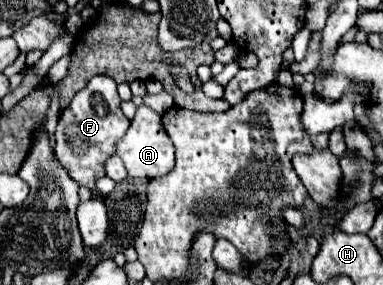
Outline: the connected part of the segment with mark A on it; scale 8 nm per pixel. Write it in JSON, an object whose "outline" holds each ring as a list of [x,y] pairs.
{"outline":[[[141,106],[131,122],[131,128],[127,130],[127,134],[119,140],[117,144],[117,154],[121,156],[127,174],[133,178],[157,178],[167,174],[169,170],[173,170],[173,162],[175,162],[175,150],[173,144],[169,140],[169,136],[165,136],[163,124],[161,124],[161,116],[155,114],[151,108]]]}

